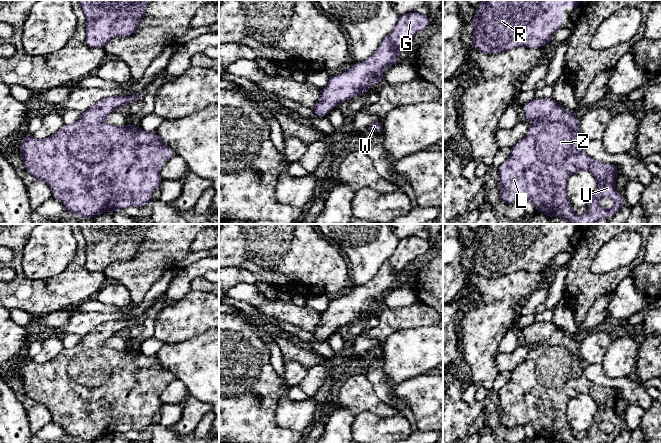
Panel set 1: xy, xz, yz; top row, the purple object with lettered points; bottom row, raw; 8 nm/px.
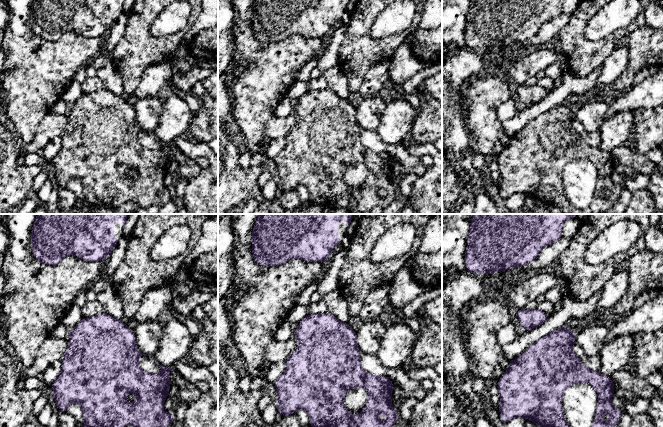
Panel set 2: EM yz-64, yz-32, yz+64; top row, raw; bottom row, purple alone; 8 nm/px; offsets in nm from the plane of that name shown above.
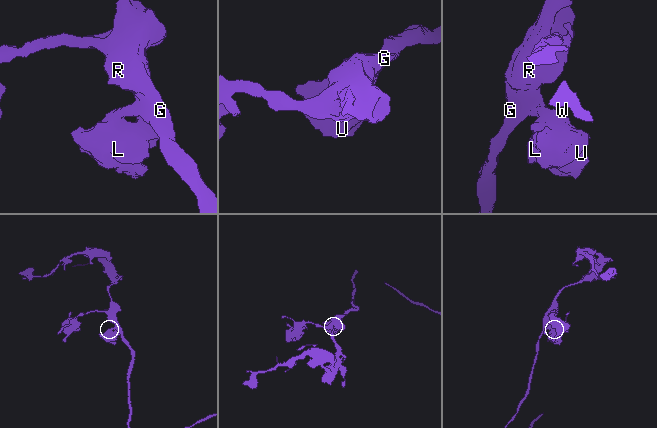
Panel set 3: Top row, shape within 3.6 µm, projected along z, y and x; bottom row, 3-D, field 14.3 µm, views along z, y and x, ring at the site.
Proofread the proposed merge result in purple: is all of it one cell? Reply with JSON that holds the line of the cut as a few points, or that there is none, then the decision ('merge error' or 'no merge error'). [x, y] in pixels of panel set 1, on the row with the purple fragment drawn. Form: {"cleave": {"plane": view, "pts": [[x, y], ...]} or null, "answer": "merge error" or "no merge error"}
{"cleave": null, "answer": "no merge error"}

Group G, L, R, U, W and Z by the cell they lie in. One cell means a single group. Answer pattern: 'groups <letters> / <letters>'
groups G L R U W Z

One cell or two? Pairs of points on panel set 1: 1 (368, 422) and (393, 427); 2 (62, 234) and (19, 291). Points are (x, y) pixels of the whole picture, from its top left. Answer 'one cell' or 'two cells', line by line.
1: one cell
2: two cells

